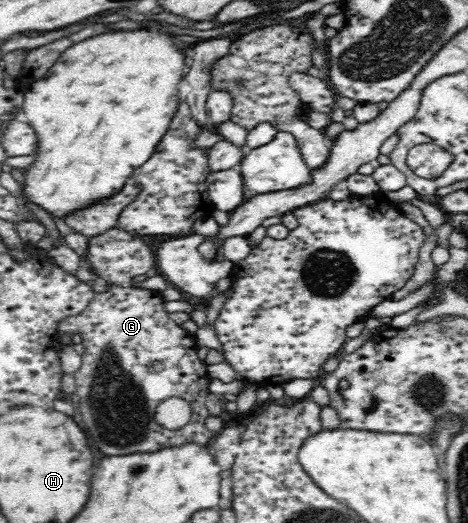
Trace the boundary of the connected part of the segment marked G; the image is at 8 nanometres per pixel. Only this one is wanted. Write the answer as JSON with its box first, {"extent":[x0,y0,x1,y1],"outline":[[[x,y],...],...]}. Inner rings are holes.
{"extent":[56,226,216,456],"outline":[[[112,226],[87,239],[84,262],[101,280],[106,280],[107,288],[103,292],[95,293],[91,304],[83,312],[58,320],[56,333],[58,337],[79,334],[82,338],[85,347],[82,363],[72,376],[77,385],[75,394],[79,398],[78,409],[83,416],[83,424],[97,448],[105,454],[119,456],[131,452],[151,452],[163,445],[179,445],[185,442],[212,443],[216,434],[205,427],[205,419],[209,416],[205,402],[211,394],[208,388],[211,378],[207,363],[197,355],[195,335],[169,317],[170,312],[165,309],[166,300],[161,292],[135,284],[156,265],[151,244],[141,240],[140,235]],[[169,398],[181,398],[191,406],[189,422],[179,430],[168,430],[155,420],[157,406]]]}

